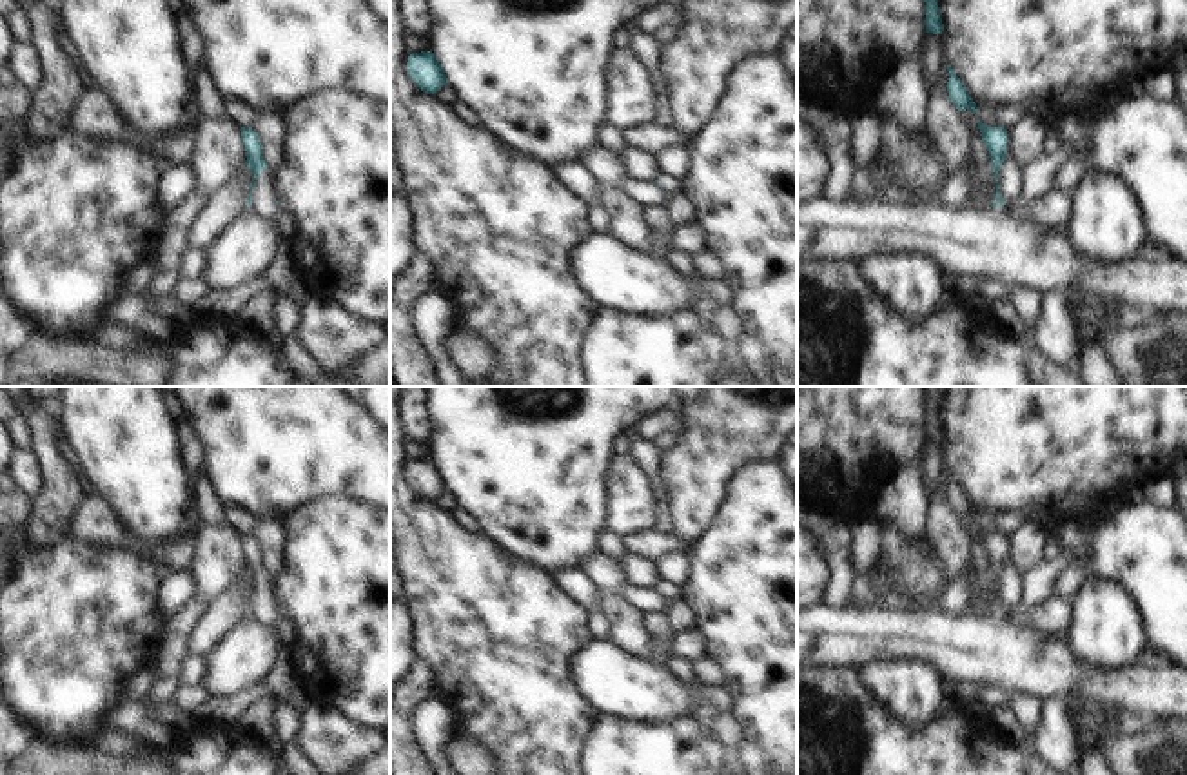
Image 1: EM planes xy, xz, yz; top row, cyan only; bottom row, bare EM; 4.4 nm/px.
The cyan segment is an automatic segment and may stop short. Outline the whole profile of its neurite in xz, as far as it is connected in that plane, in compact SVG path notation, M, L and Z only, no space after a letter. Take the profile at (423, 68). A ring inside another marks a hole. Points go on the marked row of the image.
M432 49L410 54L407 67L410 78L428 94L436 94L443 85L448 83L445 69Z

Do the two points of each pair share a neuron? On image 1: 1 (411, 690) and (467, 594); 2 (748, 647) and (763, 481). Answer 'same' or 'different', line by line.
1: different
2: same

